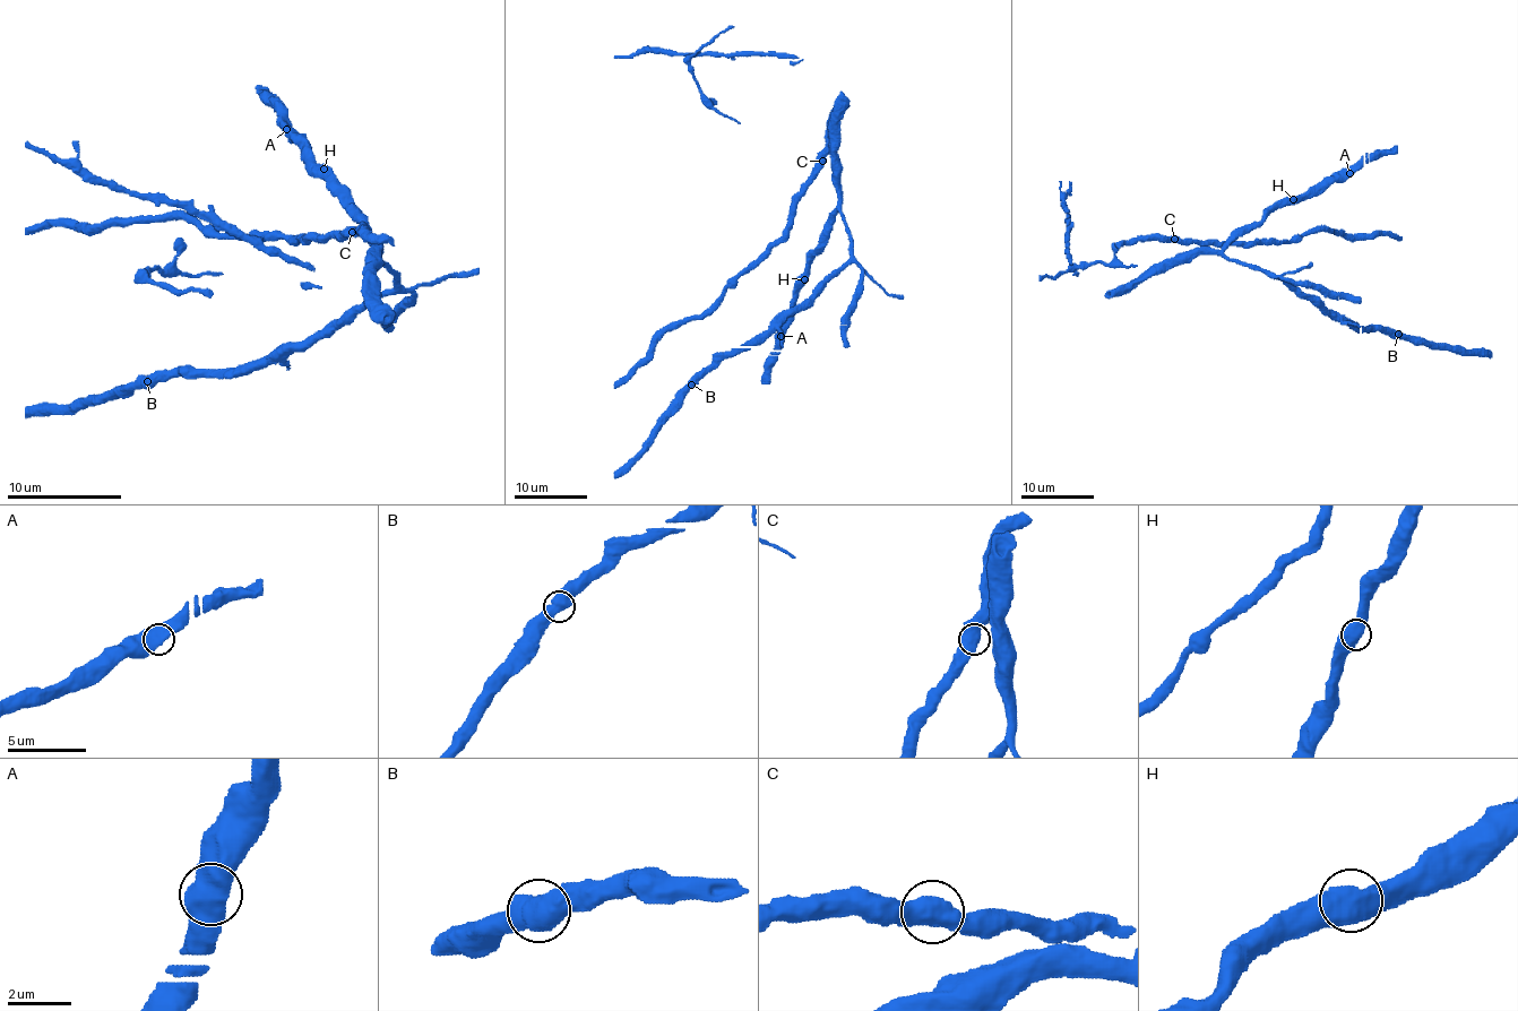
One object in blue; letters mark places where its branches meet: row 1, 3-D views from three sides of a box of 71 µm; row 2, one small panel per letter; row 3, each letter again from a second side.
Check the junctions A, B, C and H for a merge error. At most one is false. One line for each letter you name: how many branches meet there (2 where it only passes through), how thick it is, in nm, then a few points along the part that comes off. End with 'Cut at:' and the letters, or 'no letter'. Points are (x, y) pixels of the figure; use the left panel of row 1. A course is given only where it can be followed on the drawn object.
Cut at: no letter

